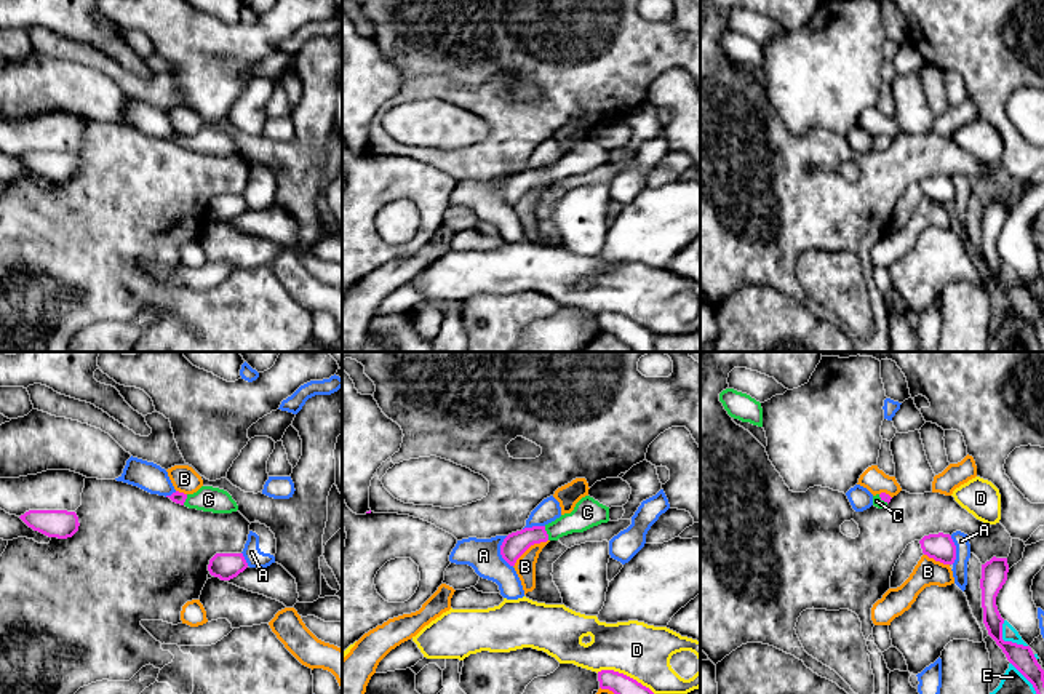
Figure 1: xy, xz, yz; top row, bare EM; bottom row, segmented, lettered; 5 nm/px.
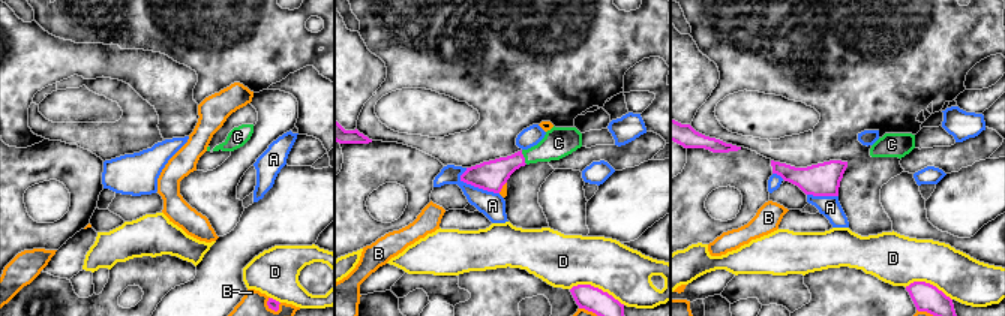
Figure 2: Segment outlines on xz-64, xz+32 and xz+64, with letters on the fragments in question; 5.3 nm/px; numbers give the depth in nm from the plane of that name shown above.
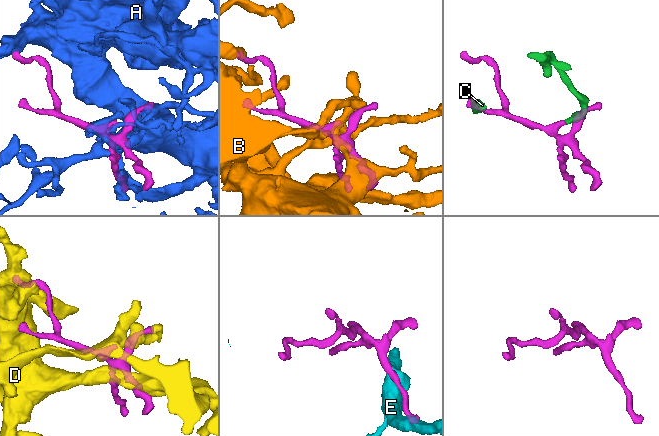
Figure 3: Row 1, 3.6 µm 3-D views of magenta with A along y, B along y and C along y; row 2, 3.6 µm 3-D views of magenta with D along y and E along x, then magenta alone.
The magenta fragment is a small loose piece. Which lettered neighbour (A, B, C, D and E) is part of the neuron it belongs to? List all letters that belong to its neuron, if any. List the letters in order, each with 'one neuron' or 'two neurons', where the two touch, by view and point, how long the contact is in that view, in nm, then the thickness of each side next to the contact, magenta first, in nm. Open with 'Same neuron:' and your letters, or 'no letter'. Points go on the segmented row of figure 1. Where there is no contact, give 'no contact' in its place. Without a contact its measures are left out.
Same neuron: C
A: two neurons | xz (501, 552) | 160 nm | 120/170 nm
B: two neurons | xz (528, 547) | 220 nm | 120/110 nm
C: one neuron | xz (545, 533) | 80 nm | 120/140 nm
D: two neurons | xz (625, 675) | 320 nm | 110/280 nm
E: two neurons | yz (1006, 642) | 180 nm | 120/80 nm

